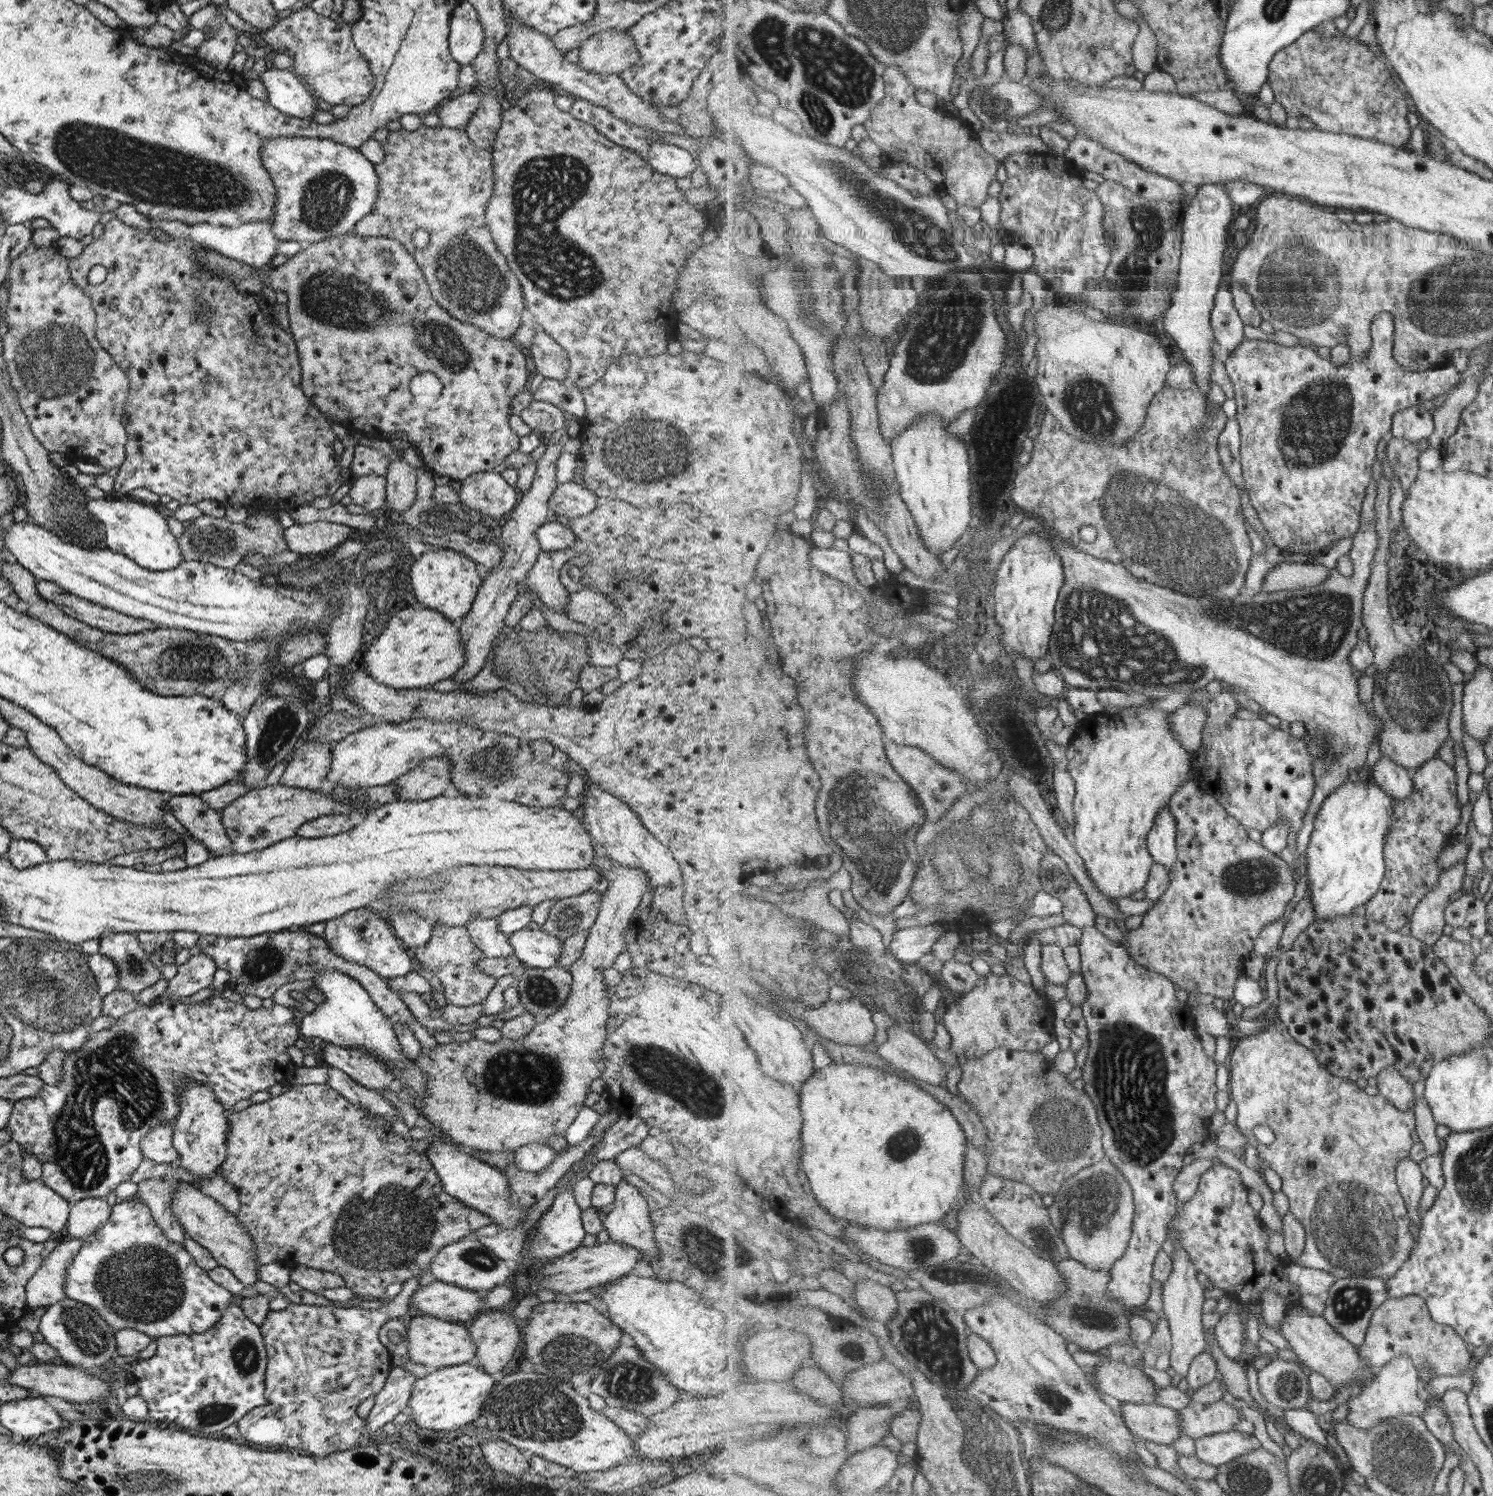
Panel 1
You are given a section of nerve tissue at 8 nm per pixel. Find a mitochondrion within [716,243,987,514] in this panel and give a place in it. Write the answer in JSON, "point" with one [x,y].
{"point":[819,317]}

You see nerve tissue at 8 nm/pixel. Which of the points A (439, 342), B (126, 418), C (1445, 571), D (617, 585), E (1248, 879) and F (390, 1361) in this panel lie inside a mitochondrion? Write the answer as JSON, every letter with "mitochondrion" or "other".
{"A":"mitochondrion","B":"other","C":"other","D":"other","E":"mitochondrion","F":"other"}

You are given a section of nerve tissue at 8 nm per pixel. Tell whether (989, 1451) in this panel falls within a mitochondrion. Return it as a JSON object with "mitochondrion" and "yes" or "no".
{"mitochondrion":"yes"}

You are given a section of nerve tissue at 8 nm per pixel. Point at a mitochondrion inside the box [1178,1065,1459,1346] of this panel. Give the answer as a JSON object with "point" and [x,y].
{"point":[1355,1228]}

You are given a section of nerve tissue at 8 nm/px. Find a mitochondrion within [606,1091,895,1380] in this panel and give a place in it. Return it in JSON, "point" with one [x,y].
{"point":[710,1254]}

